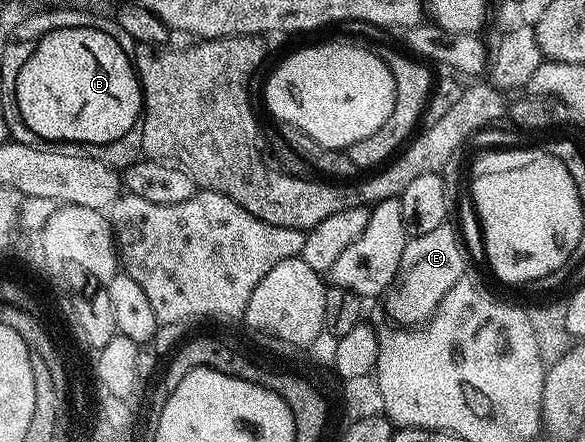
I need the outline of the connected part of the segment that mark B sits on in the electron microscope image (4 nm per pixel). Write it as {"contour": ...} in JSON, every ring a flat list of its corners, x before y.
{"contour":[[97,25,86,28,60,28,48,32,33,44,34,60,27,64,26,71,20,73,19,104,20,110,26,114,26,124,29,127,34,127,34,132,41,133,41,135,55,135,55,144,111,143,120,137,124,137,124,133,128,133,128,129,132,129,139,122,142,114,142,85,138,82,138,73,134,69,134,64,128,51,125,51,108,32,101,31,101,29,102,27]]}

